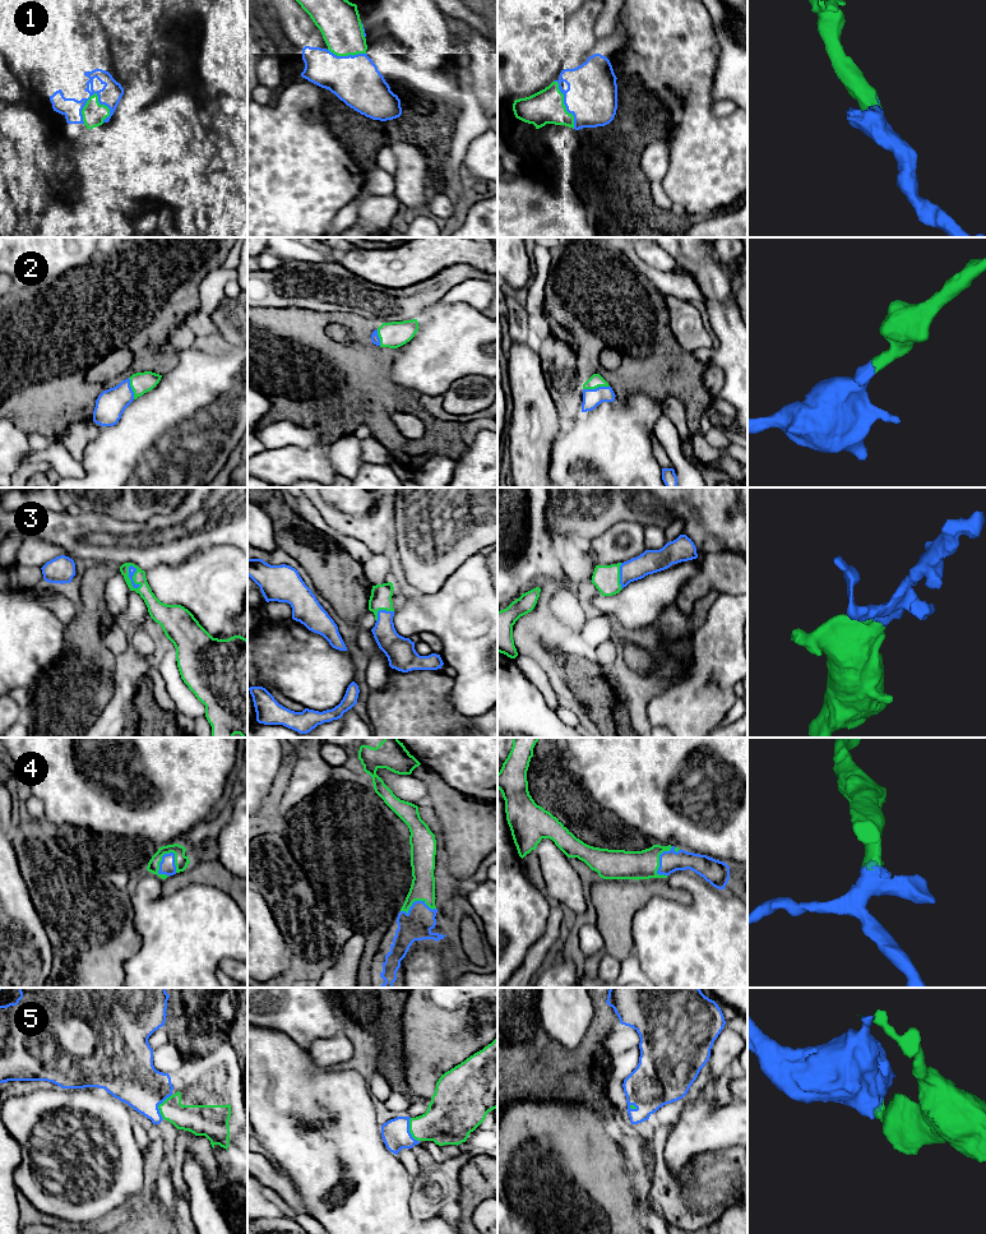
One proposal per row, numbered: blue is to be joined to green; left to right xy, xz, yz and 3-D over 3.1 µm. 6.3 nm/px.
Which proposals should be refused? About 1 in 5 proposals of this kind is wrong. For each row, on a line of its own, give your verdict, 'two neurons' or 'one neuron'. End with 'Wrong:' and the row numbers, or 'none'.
1: one neuron
2: one neuron
3: one neuron
4: one neuron
5: one neuron
Wrong: none

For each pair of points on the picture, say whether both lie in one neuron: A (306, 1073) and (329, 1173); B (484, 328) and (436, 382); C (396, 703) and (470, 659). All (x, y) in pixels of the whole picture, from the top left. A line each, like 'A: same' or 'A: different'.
A: same
B: same
C: different

